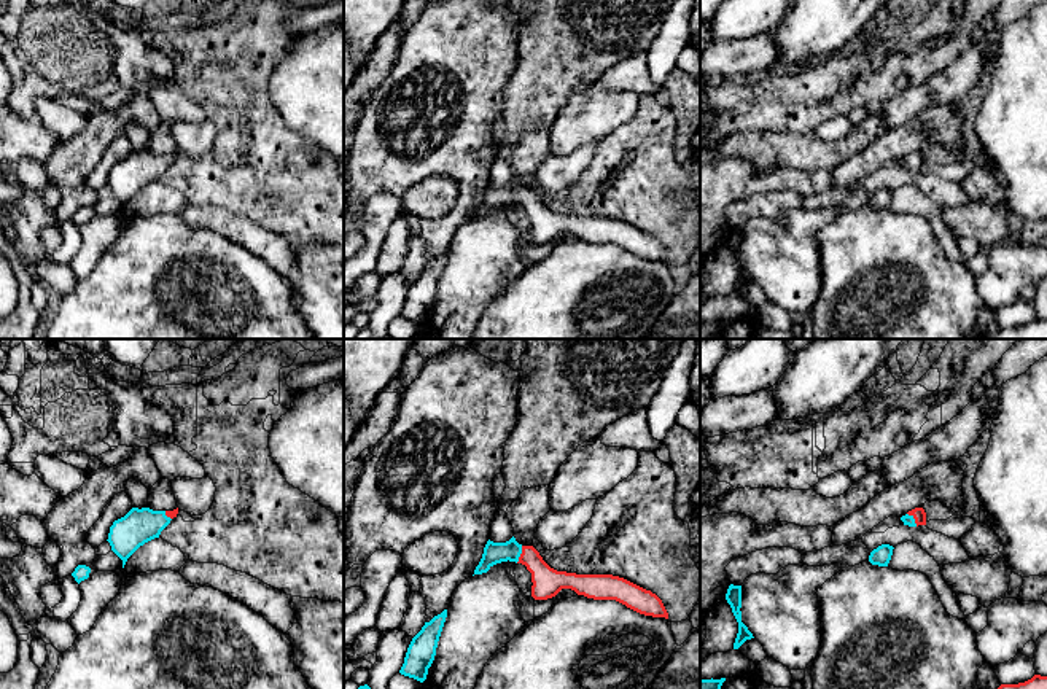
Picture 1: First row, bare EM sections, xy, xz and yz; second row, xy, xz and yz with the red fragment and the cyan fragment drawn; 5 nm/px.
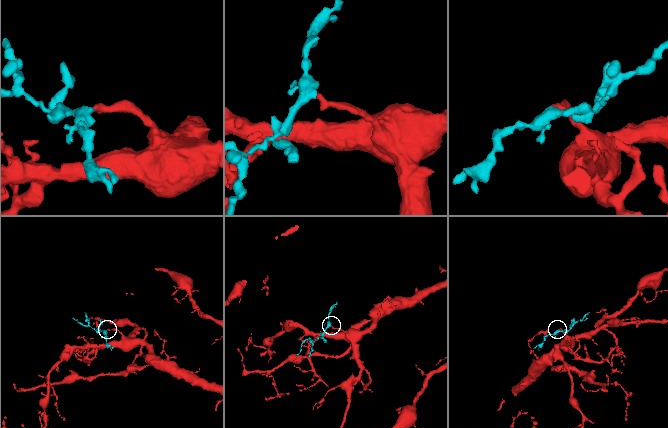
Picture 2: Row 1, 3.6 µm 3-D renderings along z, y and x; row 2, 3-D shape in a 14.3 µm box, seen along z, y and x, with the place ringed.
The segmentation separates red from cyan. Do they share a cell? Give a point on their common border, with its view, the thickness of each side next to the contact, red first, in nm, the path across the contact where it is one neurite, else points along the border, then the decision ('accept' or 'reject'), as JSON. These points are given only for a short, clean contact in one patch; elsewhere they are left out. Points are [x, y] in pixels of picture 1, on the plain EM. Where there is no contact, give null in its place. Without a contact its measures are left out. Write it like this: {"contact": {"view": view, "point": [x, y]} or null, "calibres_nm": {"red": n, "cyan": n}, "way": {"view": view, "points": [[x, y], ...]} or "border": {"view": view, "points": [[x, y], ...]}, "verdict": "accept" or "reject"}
{"contact": {"view": "xz", "point": [521, 198]}, "calibres_nm": {"red": 150, "cyan": 110}, "way": {"view": "xz", "points": [[548, 226], [521, 198], [494, 196]]}, "verdict": "accept"}

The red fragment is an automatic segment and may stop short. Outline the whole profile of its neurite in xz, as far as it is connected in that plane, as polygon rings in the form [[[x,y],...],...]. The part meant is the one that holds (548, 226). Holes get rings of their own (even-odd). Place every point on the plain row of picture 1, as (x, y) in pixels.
[[[514,180],[506,186],[488,183],[474,218],[487,216],[493,208],[508,204],[525,208],[531,216],[531,240],[535,243],[547,243],[562,232],[571,232],[587,242],[616,243],[640,258],[668,263],[662,243],[651,234],[613,218],[557,215],[543,204],[533,189],[522,189]]]

